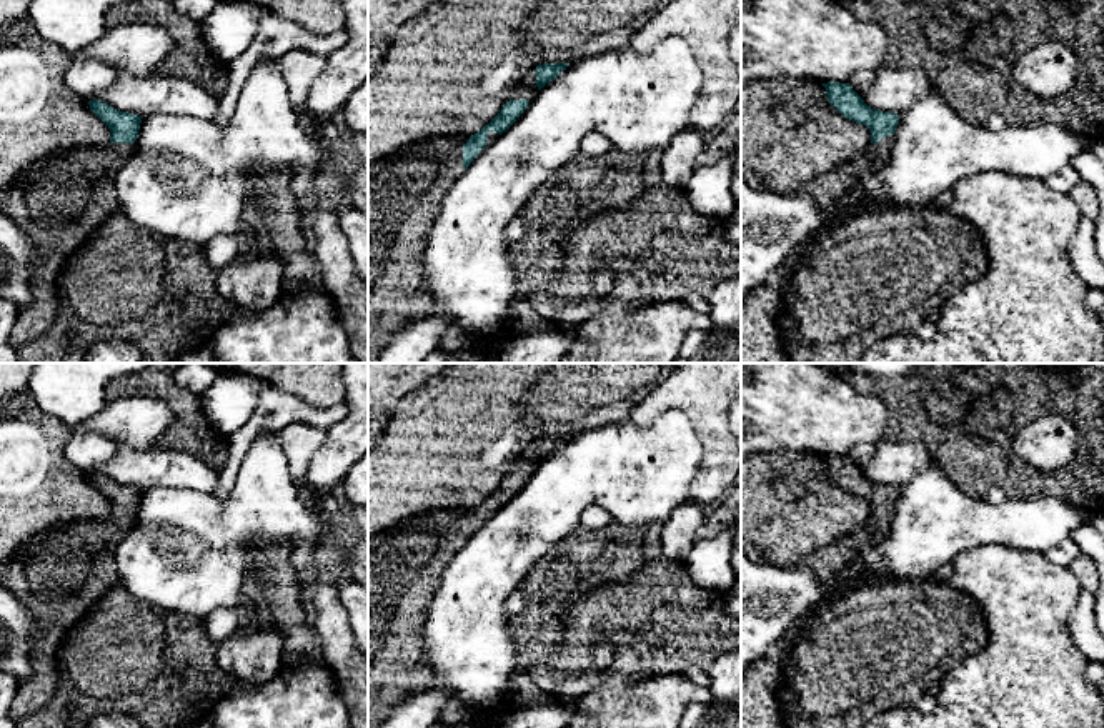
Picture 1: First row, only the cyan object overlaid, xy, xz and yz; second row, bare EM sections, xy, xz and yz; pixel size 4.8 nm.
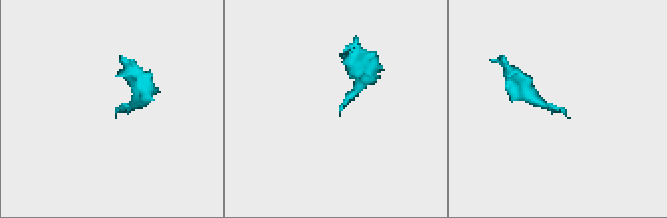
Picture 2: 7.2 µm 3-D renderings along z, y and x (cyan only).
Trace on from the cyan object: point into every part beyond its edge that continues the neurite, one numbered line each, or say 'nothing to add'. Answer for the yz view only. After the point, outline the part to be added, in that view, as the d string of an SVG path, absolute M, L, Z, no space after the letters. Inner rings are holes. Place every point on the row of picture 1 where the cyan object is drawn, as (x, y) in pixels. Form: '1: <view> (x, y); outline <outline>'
1: yz (828, 190); outline M894 135L881 138L873 152L841 163L834 170L819 175L798 190L799 195L813 198L826 215L818 233L831 230L843 232L841 225L853 218L843 210L843 200L858 187L863 177L883 168L888 163L893 142Z

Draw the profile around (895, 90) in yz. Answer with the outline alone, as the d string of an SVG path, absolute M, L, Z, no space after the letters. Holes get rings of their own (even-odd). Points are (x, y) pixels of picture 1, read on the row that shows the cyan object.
M883 65L876 80L861 97L874 110L904 113L931 93L927 75L921 68L889 68Z

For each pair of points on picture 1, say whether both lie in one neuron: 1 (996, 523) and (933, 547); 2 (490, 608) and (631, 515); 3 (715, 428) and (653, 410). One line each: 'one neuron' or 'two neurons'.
1: one neuron
2: one neuron
3: one neuron

